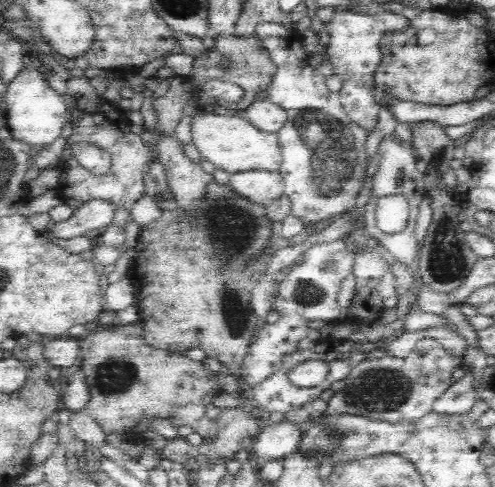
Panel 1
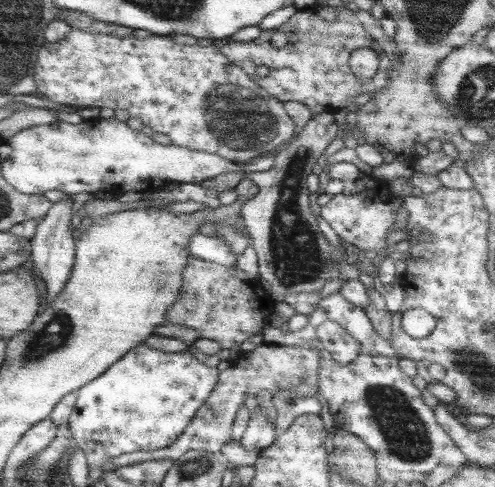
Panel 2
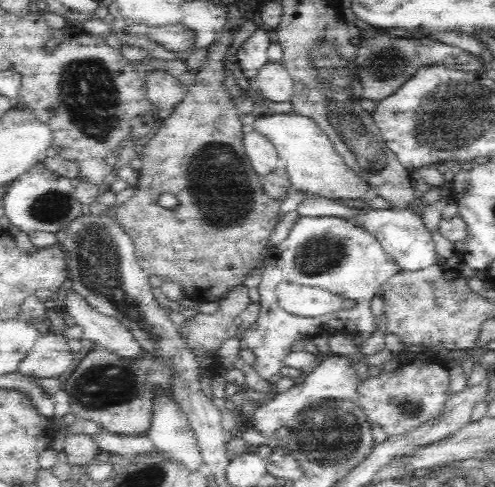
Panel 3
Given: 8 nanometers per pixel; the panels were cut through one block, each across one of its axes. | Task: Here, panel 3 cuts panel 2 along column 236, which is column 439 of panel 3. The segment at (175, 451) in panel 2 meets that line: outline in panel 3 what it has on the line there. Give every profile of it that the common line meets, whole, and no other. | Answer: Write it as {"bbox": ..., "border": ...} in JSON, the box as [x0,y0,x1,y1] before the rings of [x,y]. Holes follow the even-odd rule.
{"bbox":[358,358,452,438],"border":[[[430,358],[424,362],[402,362],[400,370],[382,372],[378,376],[370,376],[368,380],[358,384],[358,404],[374,426],[380,426],[390,438],[398,434],[410,434],[418,430],[418,426],[440,416],[446,400],[450,400],[448,386],[452,378],[448,374],[448,366]]]}

